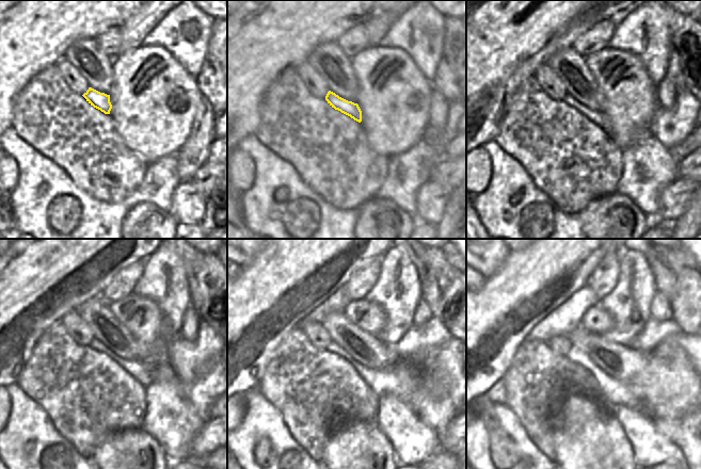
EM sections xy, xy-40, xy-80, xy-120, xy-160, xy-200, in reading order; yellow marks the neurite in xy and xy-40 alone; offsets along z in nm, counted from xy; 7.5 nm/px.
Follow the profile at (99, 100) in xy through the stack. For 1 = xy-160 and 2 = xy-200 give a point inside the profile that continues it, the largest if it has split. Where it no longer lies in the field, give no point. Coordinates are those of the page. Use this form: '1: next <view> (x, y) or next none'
1: next xy-160 (397, 383)
2: next xy-200 (617, 393)

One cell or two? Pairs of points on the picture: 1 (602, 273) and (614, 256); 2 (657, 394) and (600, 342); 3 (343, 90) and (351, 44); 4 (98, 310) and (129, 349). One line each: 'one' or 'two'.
1: one
2: one
3: two
4: one

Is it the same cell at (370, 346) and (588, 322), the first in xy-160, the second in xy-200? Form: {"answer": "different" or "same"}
{"answer": "different"}

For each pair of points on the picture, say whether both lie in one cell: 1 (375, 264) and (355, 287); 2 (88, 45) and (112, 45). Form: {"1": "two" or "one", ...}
{"1": "one", "2": "two"}

